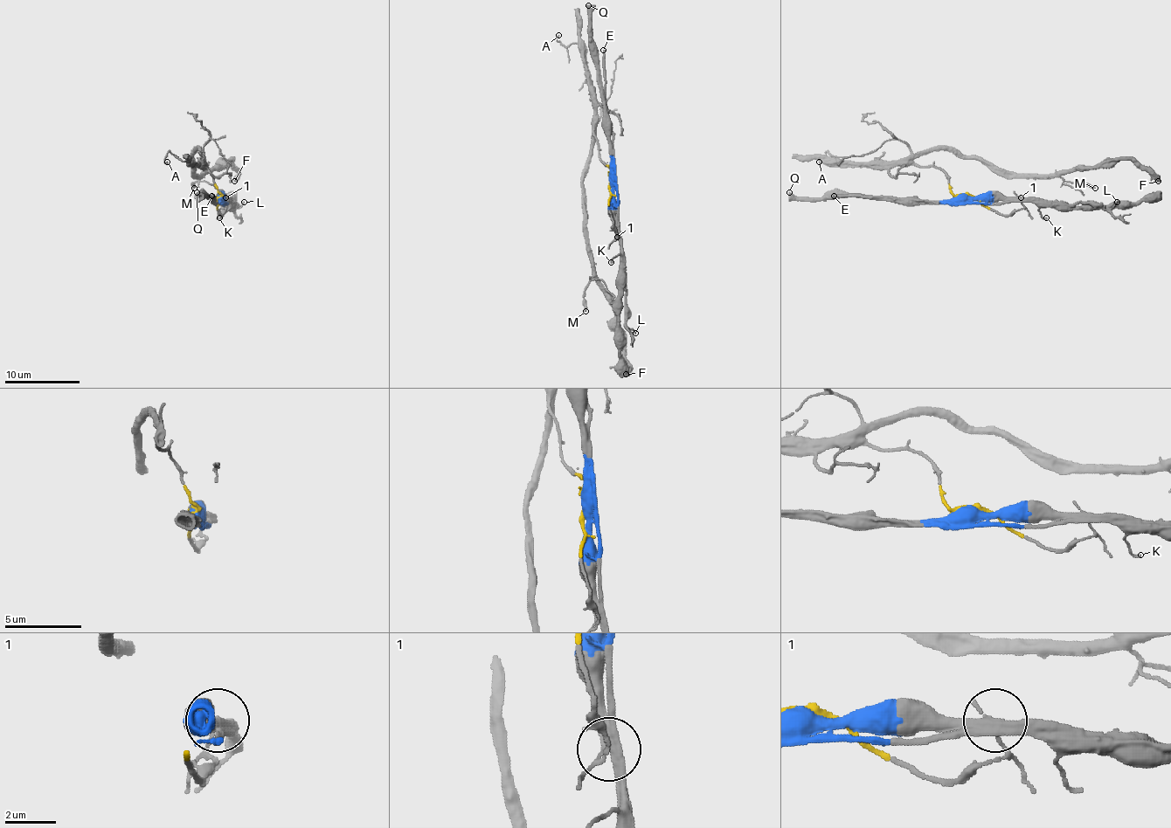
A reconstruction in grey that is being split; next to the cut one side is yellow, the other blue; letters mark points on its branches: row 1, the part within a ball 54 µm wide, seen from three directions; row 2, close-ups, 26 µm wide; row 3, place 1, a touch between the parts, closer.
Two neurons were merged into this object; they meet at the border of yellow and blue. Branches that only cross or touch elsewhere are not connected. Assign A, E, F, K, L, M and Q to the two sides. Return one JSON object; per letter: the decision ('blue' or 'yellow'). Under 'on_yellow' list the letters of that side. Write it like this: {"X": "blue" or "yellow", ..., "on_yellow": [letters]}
{"A": "yellow", "E": "blue", "F": "yellow", "K": "blue", "L": "blue", "M": "yellow", "Q": "blue", "on_yellow": ["A", "F", "M"]}

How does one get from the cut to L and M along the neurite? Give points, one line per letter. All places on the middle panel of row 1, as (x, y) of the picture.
L: (610, 182), (616, 203), (621, 279), (625, 283), (625, 324), (634, 334)
M: (610, 182), (612, 169), (599, 156), (593, 128), (588, 171), (582, 178), (592, 273), (584, 291), (586, 311)

